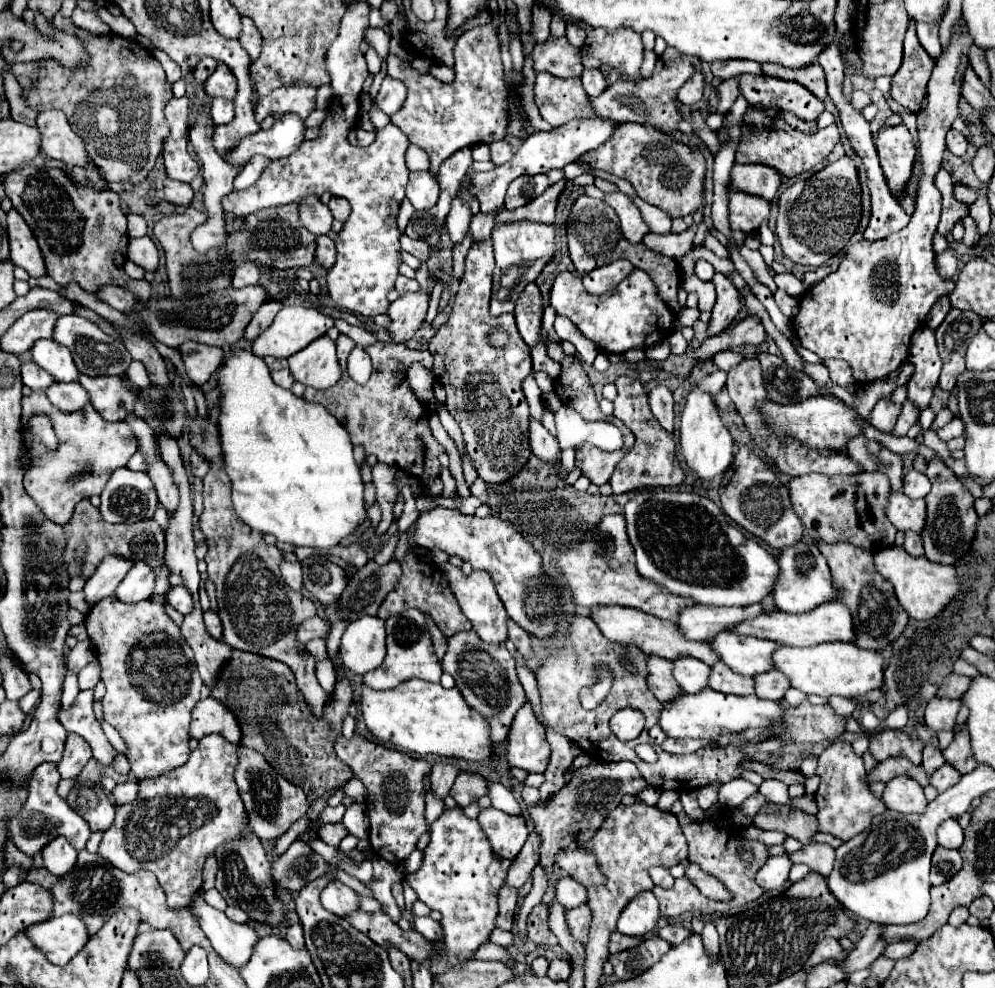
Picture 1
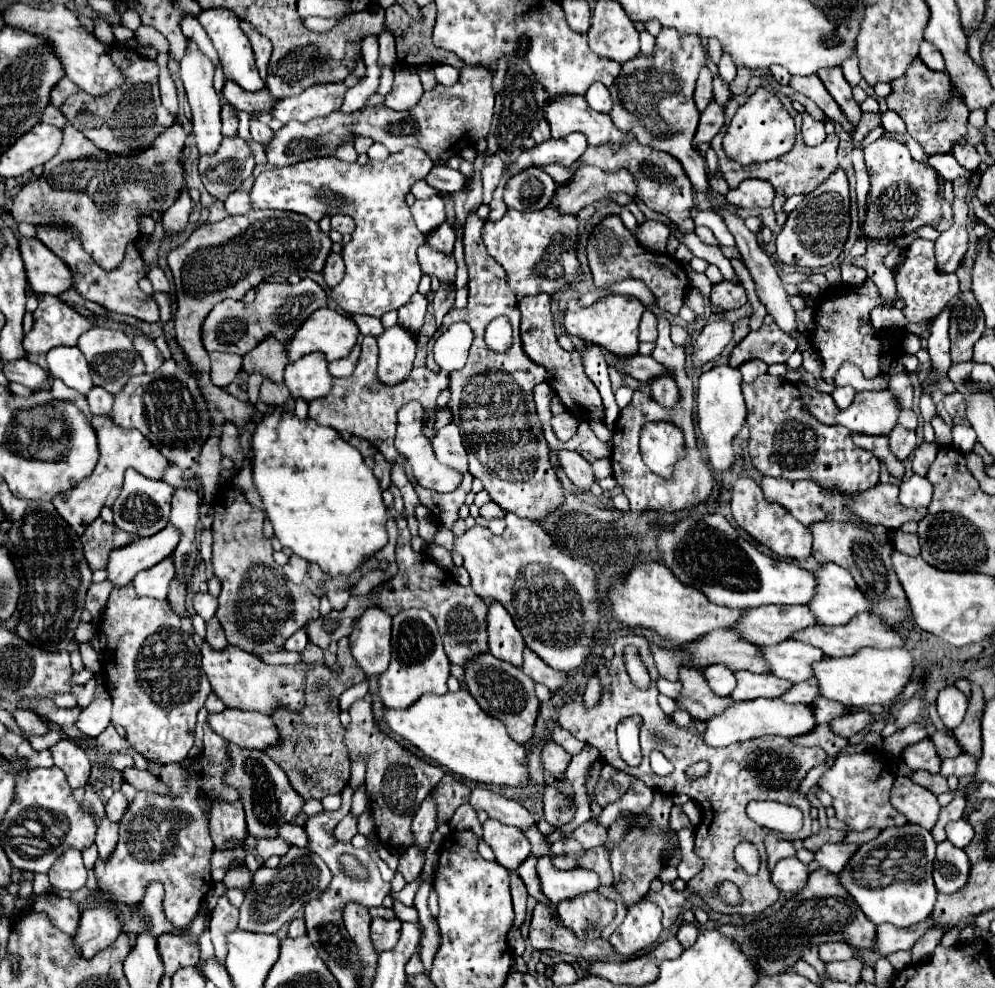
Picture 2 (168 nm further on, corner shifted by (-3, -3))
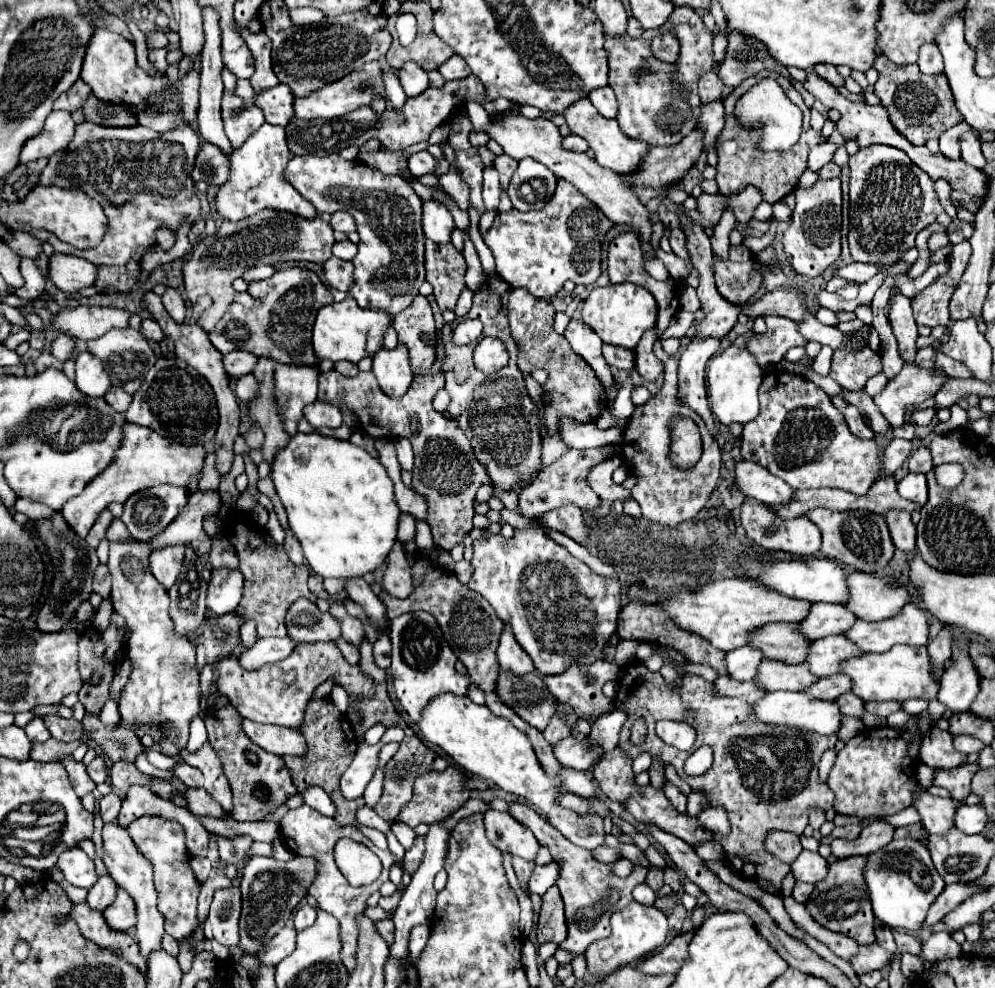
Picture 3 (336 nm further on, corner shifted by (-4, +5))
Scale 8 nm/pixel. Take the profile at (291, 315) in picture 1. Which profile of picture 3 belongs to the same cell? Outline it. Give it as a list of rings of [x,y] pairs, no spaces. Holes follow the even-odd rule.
[[[346,298],[342,302],[334,302],[328,304],[324,308],[320,308],[316,322],[314,322],[314,330],[312,330],[312,348],[314,348],[314,356],[318,360],[350,360],[350,362],[358,362],[360,358],[364,358],[366,354],[374,356],[378,352],[378,348],[382,348],[382,334],[384,330],[390,326],[392,316],[386,312],[374,312],[374,310],[362,310],[354,298]]]

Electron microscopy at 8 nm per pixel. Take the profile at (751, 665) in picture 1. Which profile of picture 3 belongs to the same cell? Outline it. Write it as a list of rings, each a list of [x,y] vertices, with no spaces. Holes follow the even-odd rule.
[[[826,636],[808,644],[806,664],[816,676],[830,676],[838,674],[838,664],[842,660],[858,654],[862,654],[862,650],[854,648],[854,644],[850,644],[844,636]]]

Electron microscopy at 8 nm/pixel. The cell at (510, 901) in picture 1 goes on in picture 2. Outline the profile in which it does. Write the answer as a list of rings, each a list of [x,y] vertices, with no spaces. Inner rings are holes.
[[[509,872],[511,876],[511,896],[513,896],[513,906],[515,906],[515,928],[519,928],[527,916],[527,890],[523,880],[519,878],[517,872]]]

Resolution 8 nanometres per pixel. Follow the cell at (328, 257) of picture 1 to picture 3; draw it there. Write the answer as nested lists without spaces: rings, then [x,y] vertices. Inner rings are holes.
[[[336,256],[328,258],[324,264],[324,278],[326,282],[336,288],[336,290],[348,290],[350,288],[350,280],[352,280],[352,262],[346,262],[346,260],[340,260]]]

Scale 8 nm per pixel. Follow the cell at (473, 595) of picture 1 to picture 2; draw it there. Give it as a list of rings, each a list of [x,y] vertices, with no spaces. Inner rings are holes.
[[[491,604],[487,614],[487,634],[489,634],[489,652],[505,662],[511,662],[513,666],[523,664],[523,650],[525,644],[521,640],[521,634],[517,632],[511,616],[505,612],[501,604]]]

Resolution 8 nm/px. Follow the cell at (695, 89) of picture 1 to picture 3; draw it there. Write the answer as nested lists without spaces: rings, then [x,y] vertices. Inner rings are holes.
[[[710,70],[710,72],[706,72],[700,78],[700,82],[698,82],[698,94],[700,94],[702,104],[714,102],[714,100],[720,100],[722,96],[726,96],[726,86],[718,78],[716,70]]]

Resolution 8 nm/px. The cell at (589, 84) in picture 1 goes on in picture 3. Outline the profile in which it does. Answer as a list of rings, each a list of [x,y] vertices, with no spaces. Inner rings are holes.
[[[604,86],[604,88],[596,88],[590,92],[590,102],[594,104],[594,108],[606,116],[606,118],[616,118],[616,112],[618,112],[618,102],[616,102],[616,96],[612,92],[610,86]]]

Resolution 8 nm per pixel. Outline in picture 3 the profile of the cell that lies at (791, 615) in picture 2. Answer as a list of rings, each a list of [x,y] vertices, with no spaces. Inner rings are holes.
[[[814,602],[814,604],[810,604],[810,610],[808,610],[806,618],[796,622],[796,628],[806,638],[814,640],[814,638],[822,638],[822,636],[842,634],[854,622],[856,622],[854,614],[850,614],[840,604],[828,604],[828,602],[818,604],[818,602]]]

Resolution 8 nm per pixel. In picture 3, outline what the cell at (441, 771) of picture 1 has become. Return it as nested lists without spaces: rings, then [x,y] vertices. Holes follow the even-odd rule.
[[[416,836],[414,840],[414,846],[410,850],[406,850],[406,856],[404,856],[404,868],[414,874],[416,868],[422,864],[422,856],[424,856],[424,836]]]

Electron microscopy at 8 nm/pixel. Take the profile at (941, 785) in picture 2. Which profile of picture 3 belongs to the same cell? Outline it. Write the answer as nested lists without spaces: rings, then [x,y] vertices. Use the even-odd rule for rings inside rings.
[[[962,764],[952,770],[934,770],[934,786],[946,788],[954,800],[962,802],[970,794],[970,780],[976,770],[976,764]]]

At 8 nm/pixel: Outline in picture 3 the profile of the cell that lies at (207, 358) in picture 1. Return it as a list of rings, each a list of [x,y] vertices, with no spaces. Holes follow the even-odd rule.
[[[232,350],[228,354],[224,354],[224,370],[230,378],[240,378],[244,374],[250,374],[254,364],[256,364],[256,356],[246,352],[246,350]]]

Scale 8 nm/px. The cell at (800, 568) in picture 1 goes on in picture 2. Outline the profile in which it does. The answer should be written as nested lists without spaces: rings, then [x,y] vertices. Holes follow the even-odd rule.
[[[821,564],[813,574],[817,578],[817,594],[809,608],[821,624],[847,624],[853,616],[873,608],[851,574],[837,564]]]

